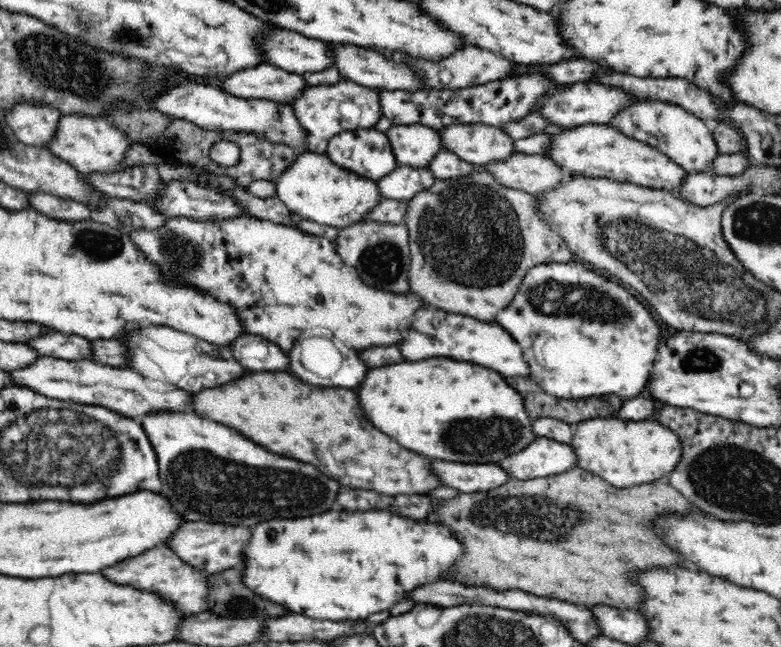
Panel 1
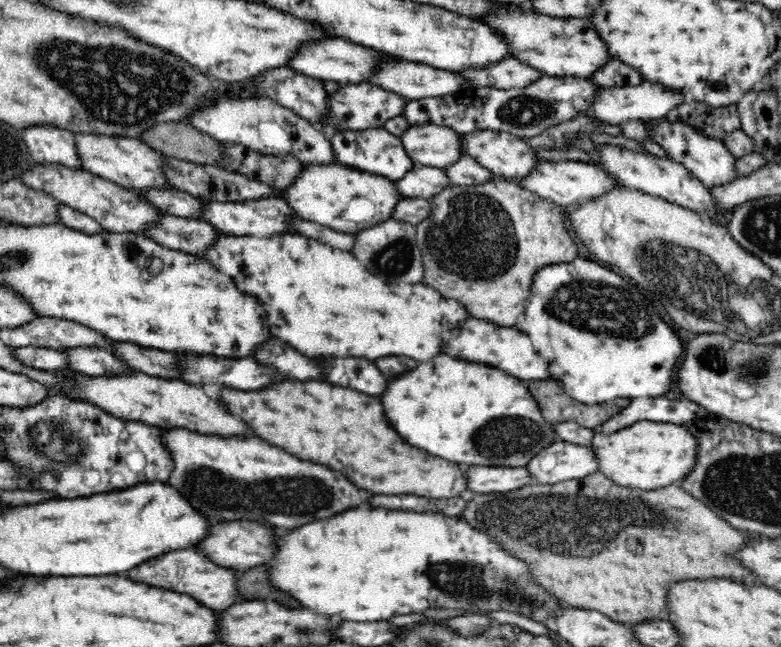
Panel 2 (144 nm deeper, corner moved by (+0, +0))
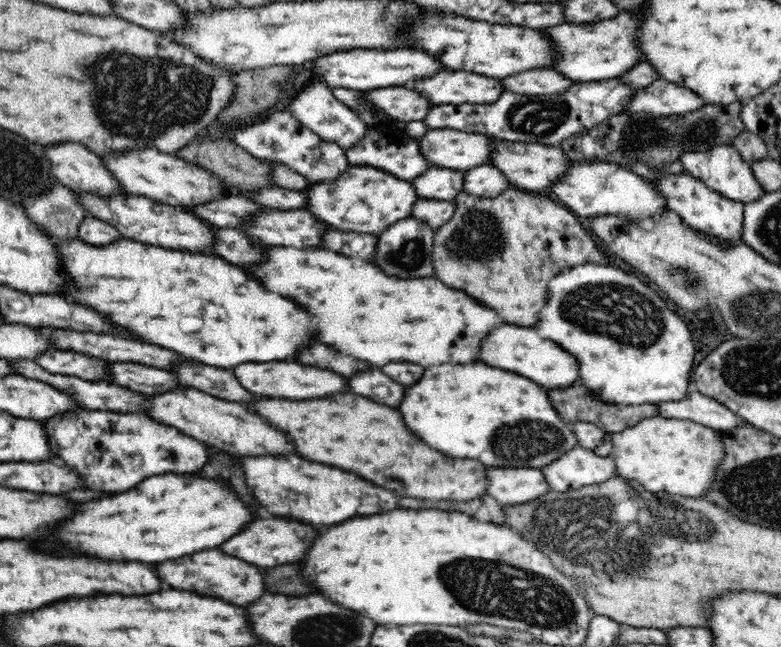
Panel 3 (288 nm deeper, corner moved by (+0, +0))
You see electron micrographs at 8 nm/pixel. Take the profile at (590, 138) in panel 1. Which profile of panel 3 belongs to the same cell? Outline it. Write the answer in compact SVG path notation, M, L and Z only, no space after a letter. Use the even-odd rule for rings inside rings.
M668 174L666 180L656 182L654 184L658 188L658 192L662 194L662 198L666 198L668 208L672 212L676 212L684 224L688 224L688 228L700 232L702 236L708 236L720 244L726 246L736 246L736 244L744 244L744 204L736 202L736 200L728 200L726 196L722 196L720 192L708 188L702 180L684 174L684 176L676 176L676 174Z

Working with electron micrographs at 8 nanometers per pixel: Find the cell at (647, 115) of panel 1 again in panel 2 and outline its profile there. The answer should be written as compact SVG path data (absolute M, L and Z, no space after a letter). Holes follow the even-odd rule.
M666 118L662 120L652 120L652 138L656 144L660 144L674 162L680 162L688 172L692 172L692 176L696 176L702 184L706 184L710 190L712 188L720 188L720 186L728 186L732 184L736 178L740 178L738 170L736 170L736 156L728 150L728 146L720 140L712 140L708 136L704 136L702 132L696 132L696 128L684 124L684 122L668 122Z

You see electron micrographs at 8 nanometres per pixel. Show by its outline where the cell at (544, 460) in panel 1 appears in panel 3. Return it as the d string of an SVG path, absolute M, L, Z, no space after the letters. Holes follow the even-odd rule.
M574 448L560 460L542 468L552 492L580 490L590 484L602 484L618 476L614 458L598 456L588 448Z

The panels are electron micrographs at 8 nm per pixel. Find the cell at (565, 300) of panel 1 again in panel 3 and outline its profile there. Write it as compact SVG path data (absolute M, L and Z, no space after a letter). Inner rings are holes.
M584 264L558 272L550 284L548 308L542 312L538 326L540 336L556 340L562 348L572 352L580 362L580 378L592 390L594 398L604 400L606 404L662 404L662 402L680 402L690 398L690 384L694 382L694 344L688 330L688 324L682 316L668 308L664 298L656 294L652 284L646 284L640 276L626 274L624 270L602 266L602 264Z

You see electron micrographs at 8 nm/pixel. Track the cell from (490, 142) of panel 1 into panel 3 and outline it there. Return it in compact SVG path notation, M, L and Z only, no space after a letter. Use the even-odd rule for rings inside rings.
M496 140L496 152L492 156L492 162L494 162L492 166L500 168L514 188L534 192L534 194L548 194L558 182L562 182L562 178L574 166L574 160L566 158L562 148L528 144L528 142L510 142L510 140Z

